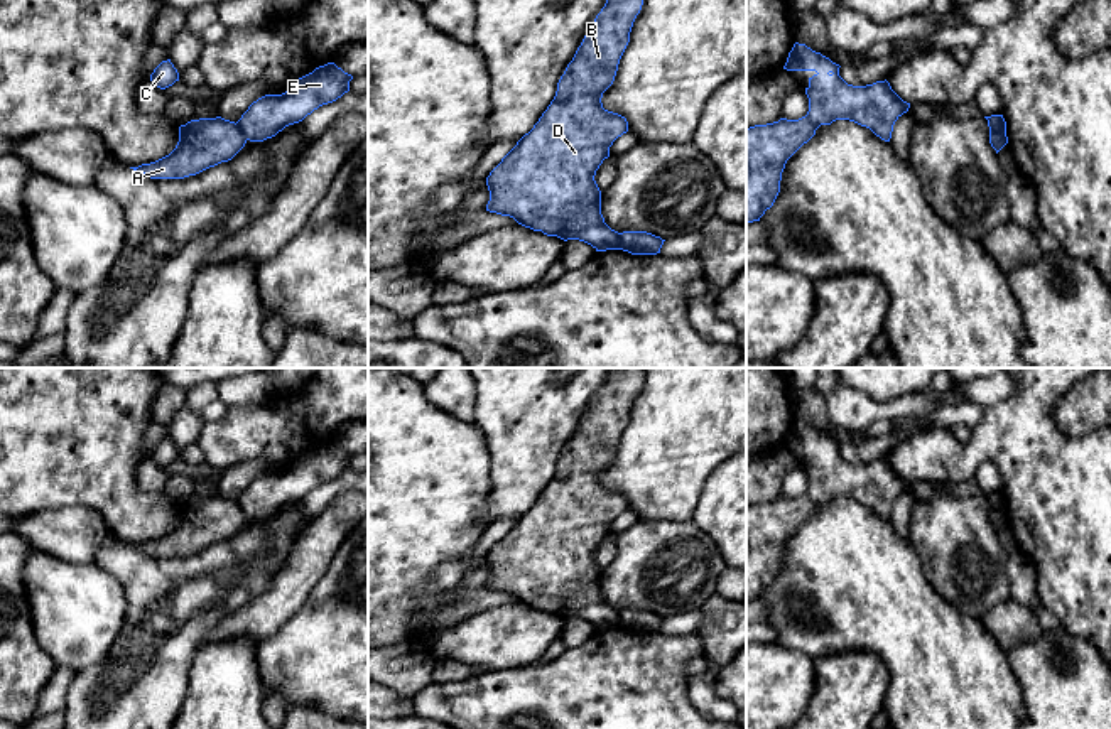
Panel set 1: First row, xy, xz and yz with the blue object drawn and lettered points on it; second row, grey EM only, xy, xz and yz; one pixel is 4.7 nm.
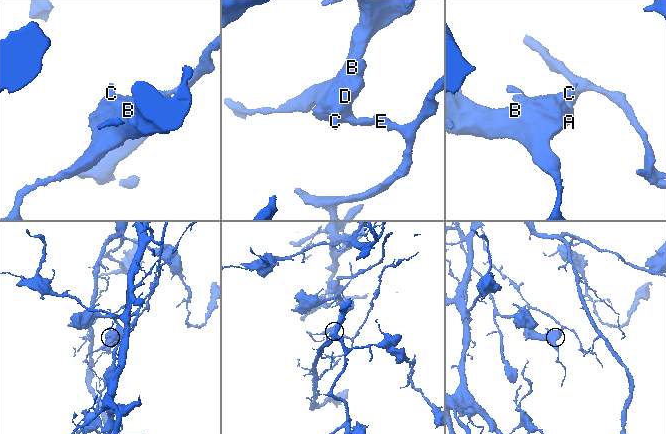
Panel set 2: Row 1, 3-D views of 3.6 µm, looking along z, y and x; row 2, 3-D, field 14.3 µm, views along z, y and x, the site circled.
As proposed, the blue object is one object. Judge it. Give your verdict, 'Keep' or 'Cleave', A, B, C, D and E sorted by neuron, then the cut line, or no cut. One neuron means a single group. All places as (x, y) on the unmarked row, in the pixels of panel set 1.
Cleave. Groups: A B C D / E. Split along xy (237, 500), (247, 517)

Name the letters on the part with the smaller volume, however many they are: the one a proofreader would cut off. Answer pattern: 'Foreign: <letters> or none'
Foreign: E

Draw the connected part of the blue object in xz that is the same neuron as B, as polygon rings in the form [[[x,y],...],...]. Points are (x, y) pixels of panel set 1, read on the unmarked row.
[[[610,368],[601,390],[588,407],[557,469],[534,506],[486,555],[486,589],[513,596],[518,602],[564,619],[579,618],[596,629],[620,628],[620,611],[601,592],[596,548],[610,535],[613,520],[628,510],[625,494],[603,486],[603,471],[613,462],[630,410],[647,368]]]

